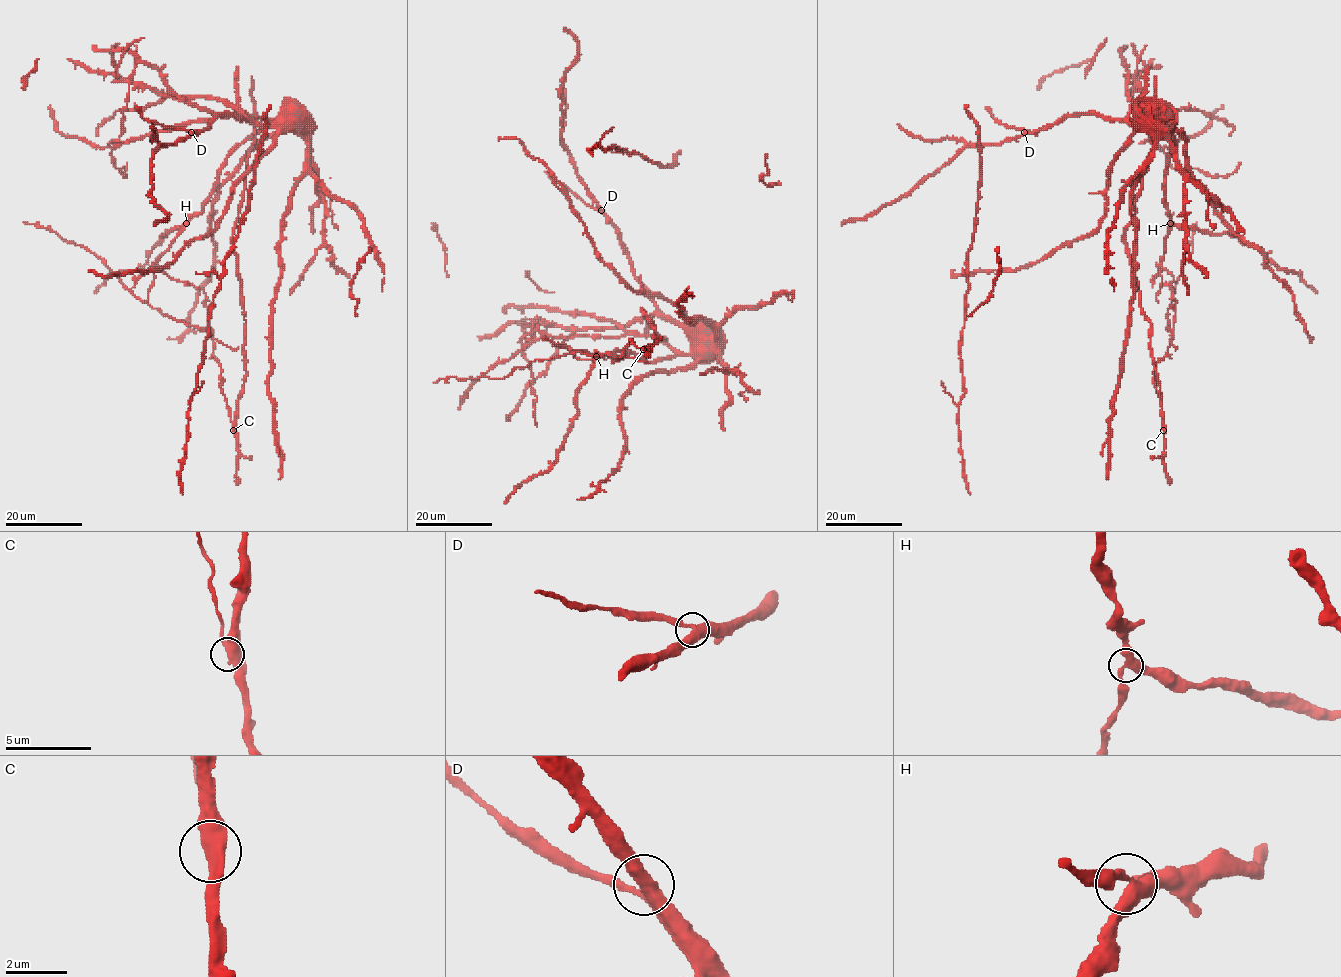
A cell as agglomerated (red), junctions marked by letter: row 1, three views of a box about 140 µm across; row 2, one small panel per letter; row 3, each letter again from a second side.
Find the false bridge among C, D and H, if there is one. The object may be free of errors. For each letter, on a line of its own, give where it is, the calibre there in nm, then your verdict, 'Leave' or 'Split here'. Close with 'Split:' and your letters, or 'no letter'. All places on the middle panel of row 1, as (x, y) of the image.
C: Place: (643, 349). Thickness 400 nm. Split here
D: Place: (601, 210). Thickness 400 nm. Leave
H: Place: (596, 356). Thickness 400 nm. Leave
Split: C

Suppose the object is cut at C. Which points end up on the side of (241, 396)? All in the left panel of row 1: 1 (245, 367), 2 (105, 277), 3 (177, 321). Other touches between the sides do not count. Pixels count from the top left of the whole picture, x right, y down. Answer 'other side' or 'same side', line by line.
1: same side
2: same side
3: other side

